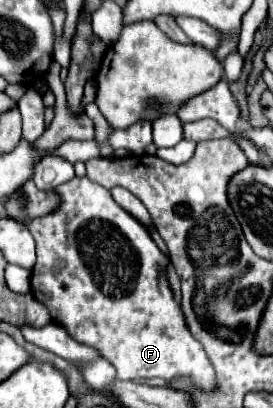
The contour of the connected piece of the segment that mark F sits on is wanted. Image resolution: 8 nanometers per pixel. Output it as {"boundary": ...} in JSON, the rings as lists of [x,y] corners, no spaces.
{"boundary":[[[74,177],[56,187],[56,191],[62,197],[62,205],[54,213],[26,225],[36,241],[38,257],[32,269],[32,293],[48,307],[52,321],[60,323],[78,343],[96,347],[96,351],[116,367],[116,377],[122,381],[148,377],[172,381],[176,377],[192,377],[200,389],[212,391],[216,385],[214,369],[200,343],[188,331],[182,307],[176,303],[166,279],[170,259],[158,249],[148,229],[126,213],[108,189],[88,181],[88,177]]]}

